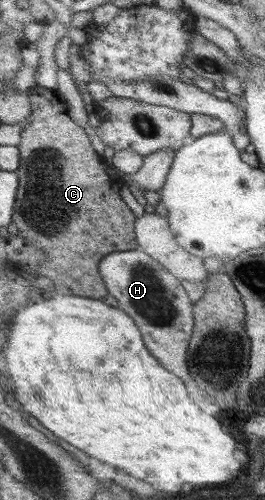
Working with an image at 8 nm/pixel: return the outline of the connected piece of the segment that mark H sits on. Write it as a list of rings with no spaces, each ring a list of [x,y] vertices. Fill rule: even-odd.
[[[120,251],[106,256],[101,261],[101,274],[109,293],[122,305],[120,309],[128,311],[136,319],[136,326],[143,332],[143,340],[164,367],[186,384],[192,383],[188,369],[188,353],[191,338],[195,330],[194,303],[178,279],[163,263],[157,261],[146,251]]]

